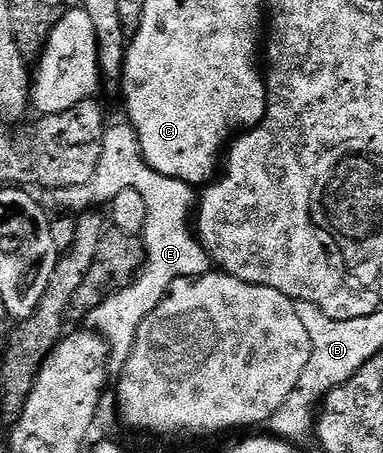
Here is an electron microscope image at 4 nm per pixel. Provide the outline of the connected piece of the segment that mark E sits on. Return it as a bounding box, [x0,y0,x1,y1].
[49,123,212,372]

